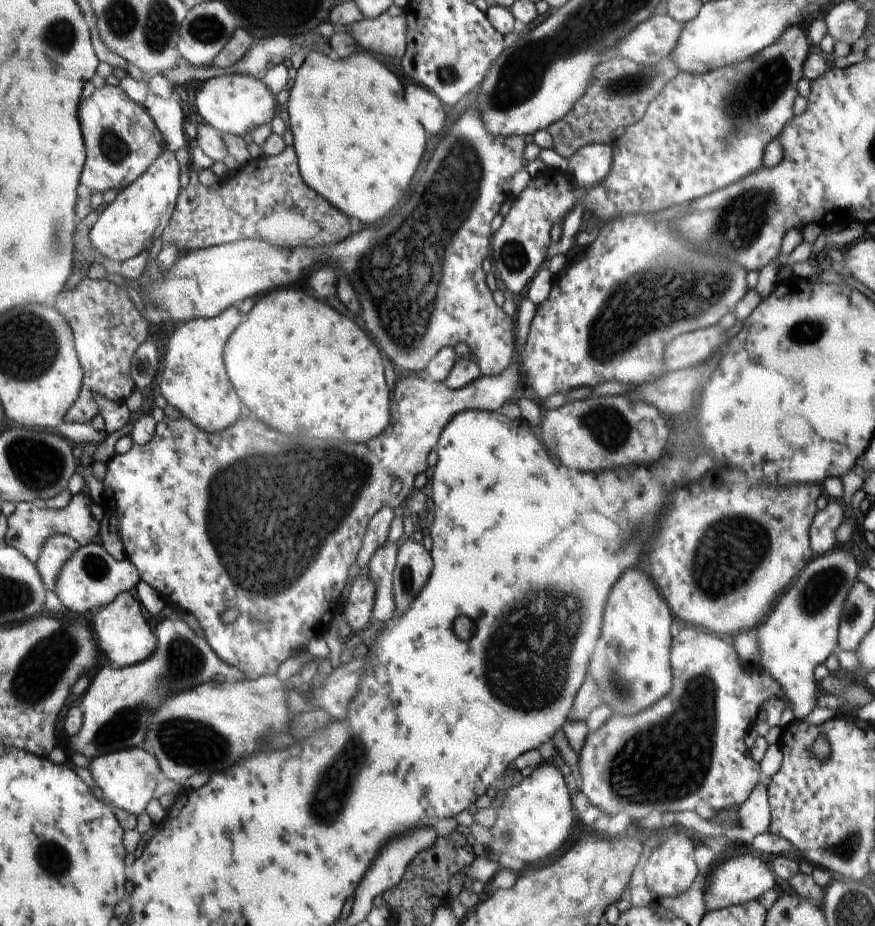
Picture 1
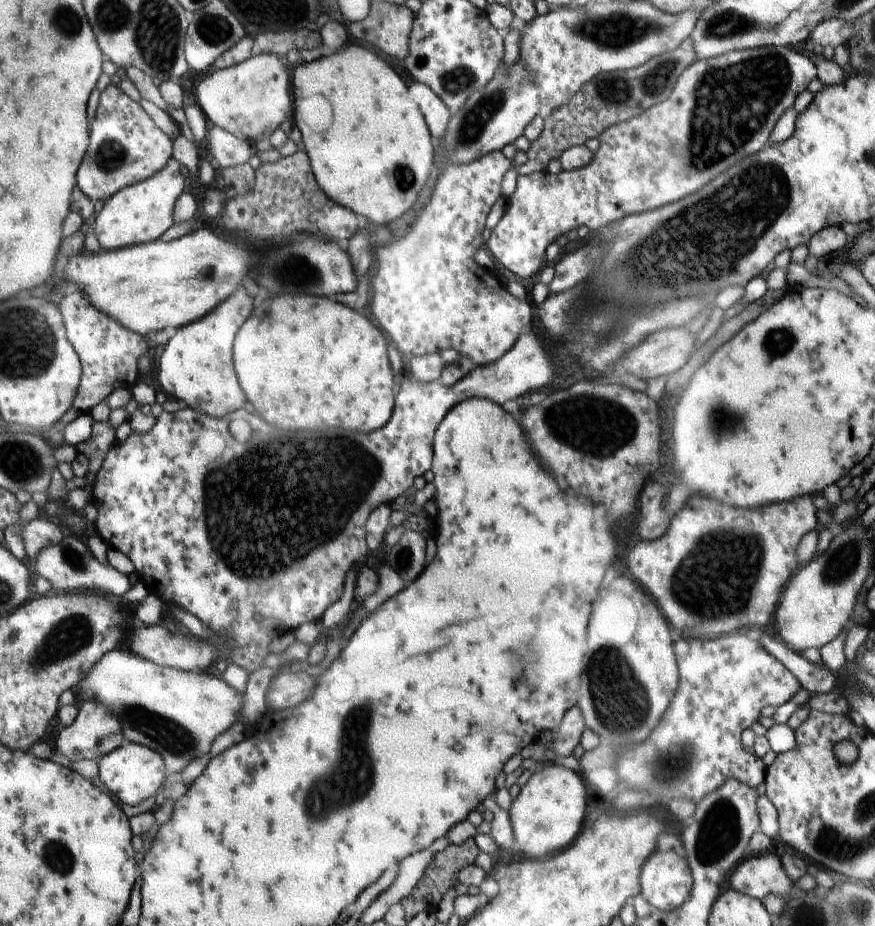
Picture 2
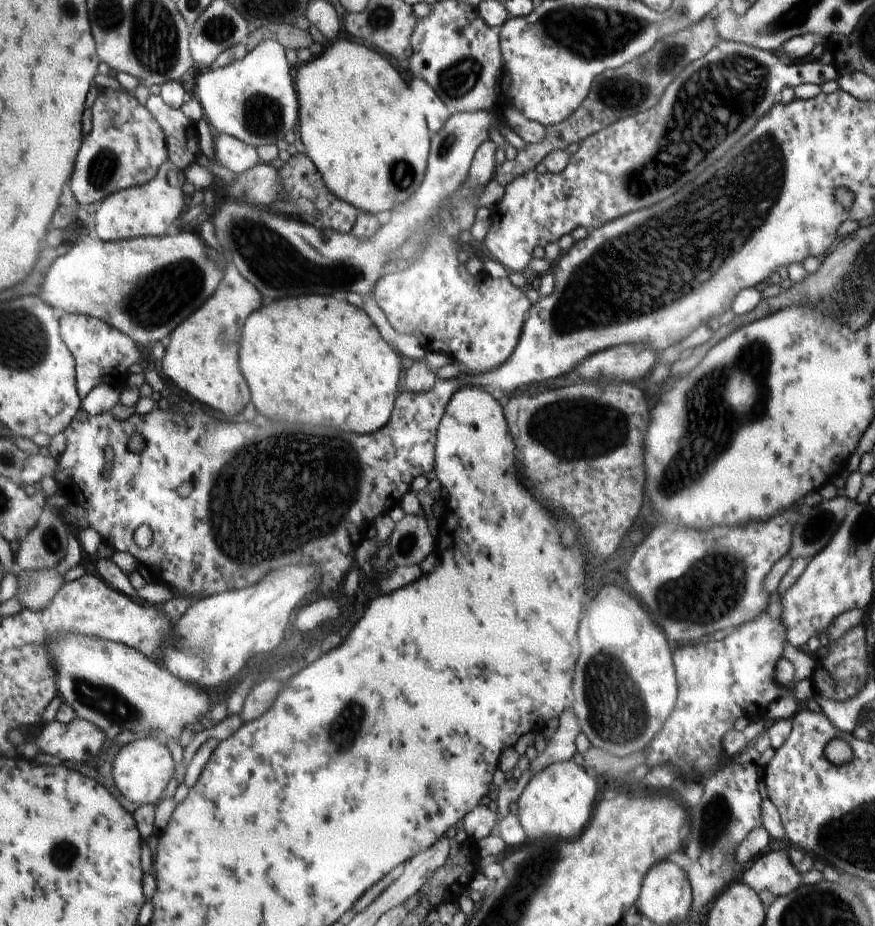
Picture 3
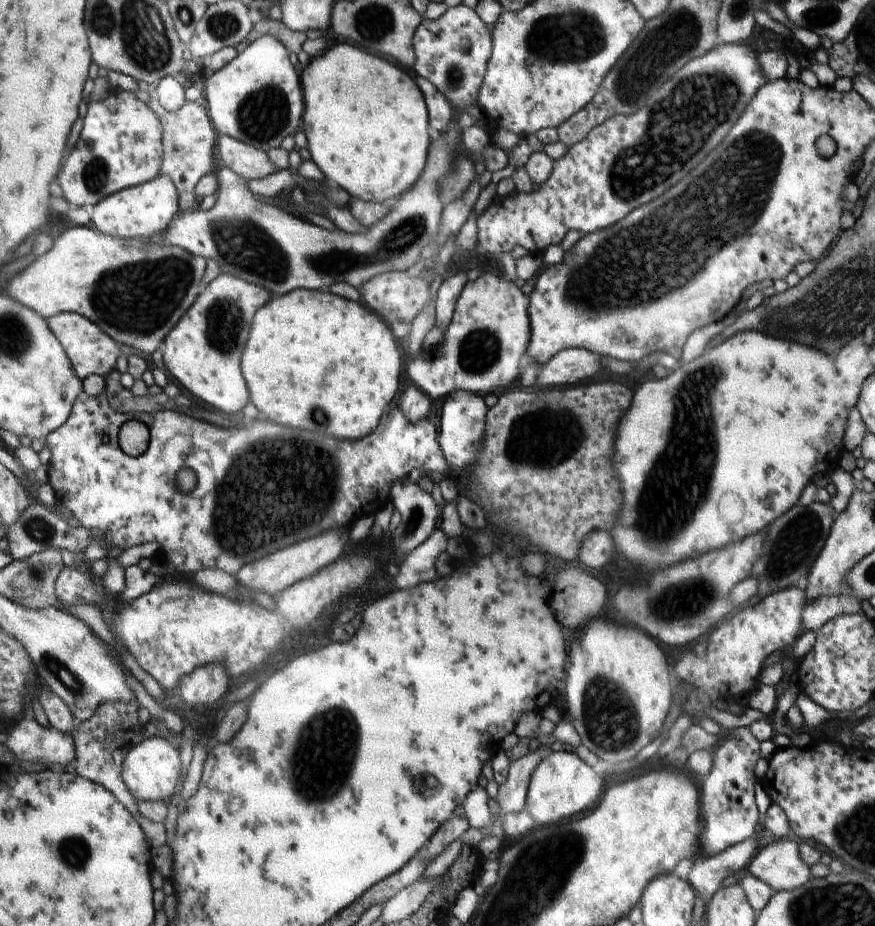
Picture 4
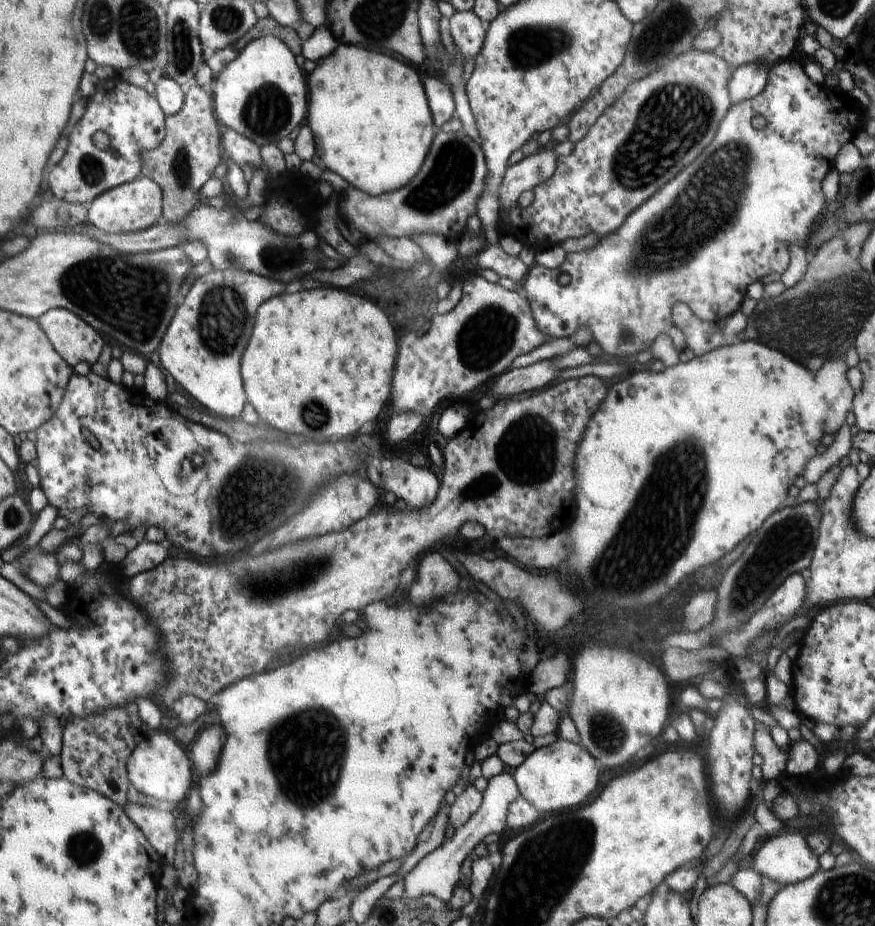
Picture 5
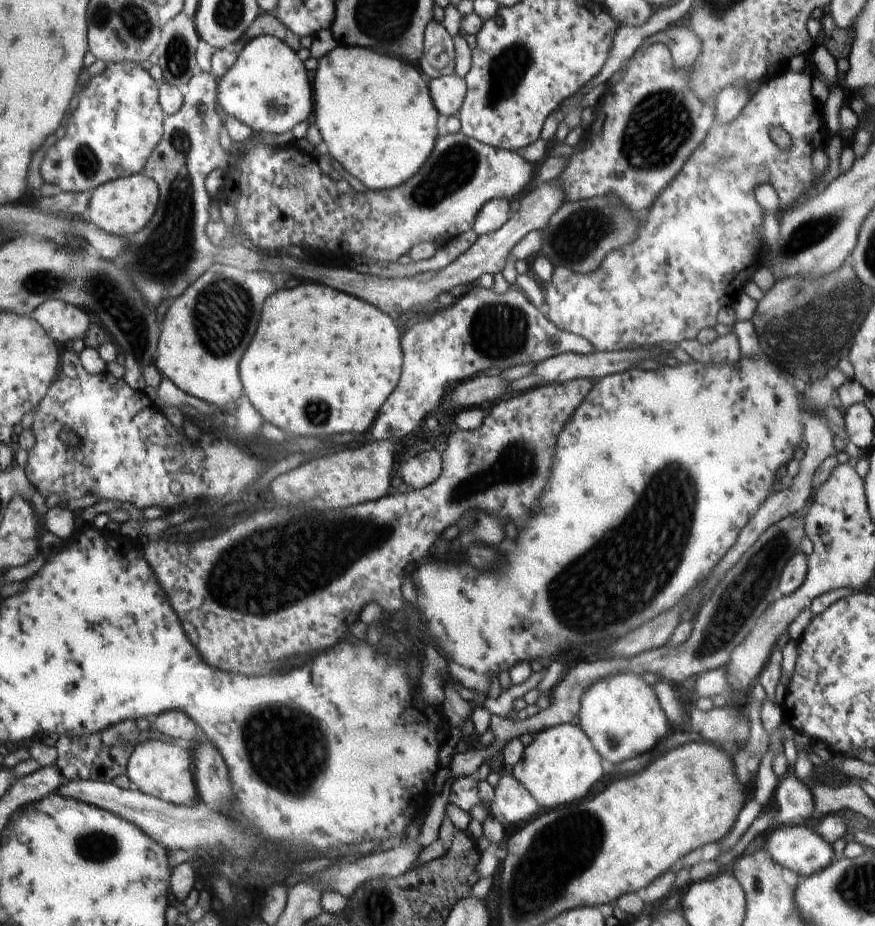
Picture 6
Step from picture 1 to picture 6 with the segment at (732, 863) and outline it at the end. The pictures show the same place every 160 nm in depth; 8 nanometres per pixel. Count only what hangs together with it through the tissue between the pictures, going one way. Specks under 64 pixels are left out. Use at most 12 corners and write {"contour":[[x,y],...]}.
{"contour":[[775,826],[766,848],[801,879],[835,862],[831,844],[804,826]]}

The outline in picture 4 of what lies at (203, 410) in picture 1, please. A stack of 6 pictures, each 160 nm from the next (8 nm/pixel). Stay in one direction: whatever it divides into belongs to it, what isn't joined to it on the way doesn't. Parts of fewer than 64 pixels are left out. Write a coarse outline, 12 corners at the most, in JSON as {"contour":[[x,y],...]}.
{"contour":[[221,272],[167,334],[166,370],[226,414],[242,350],[272,297]]}

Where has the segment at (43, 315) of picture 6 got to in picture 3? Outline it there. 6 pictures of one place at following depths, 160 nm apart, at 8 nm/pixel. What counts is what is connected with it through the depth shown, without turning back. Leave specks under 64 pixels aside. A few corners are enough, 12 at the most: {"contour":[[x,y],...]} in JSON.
{"contour":[[64,313],[81,400],[99,384],[129,383],[133,338],[107,322]]}

